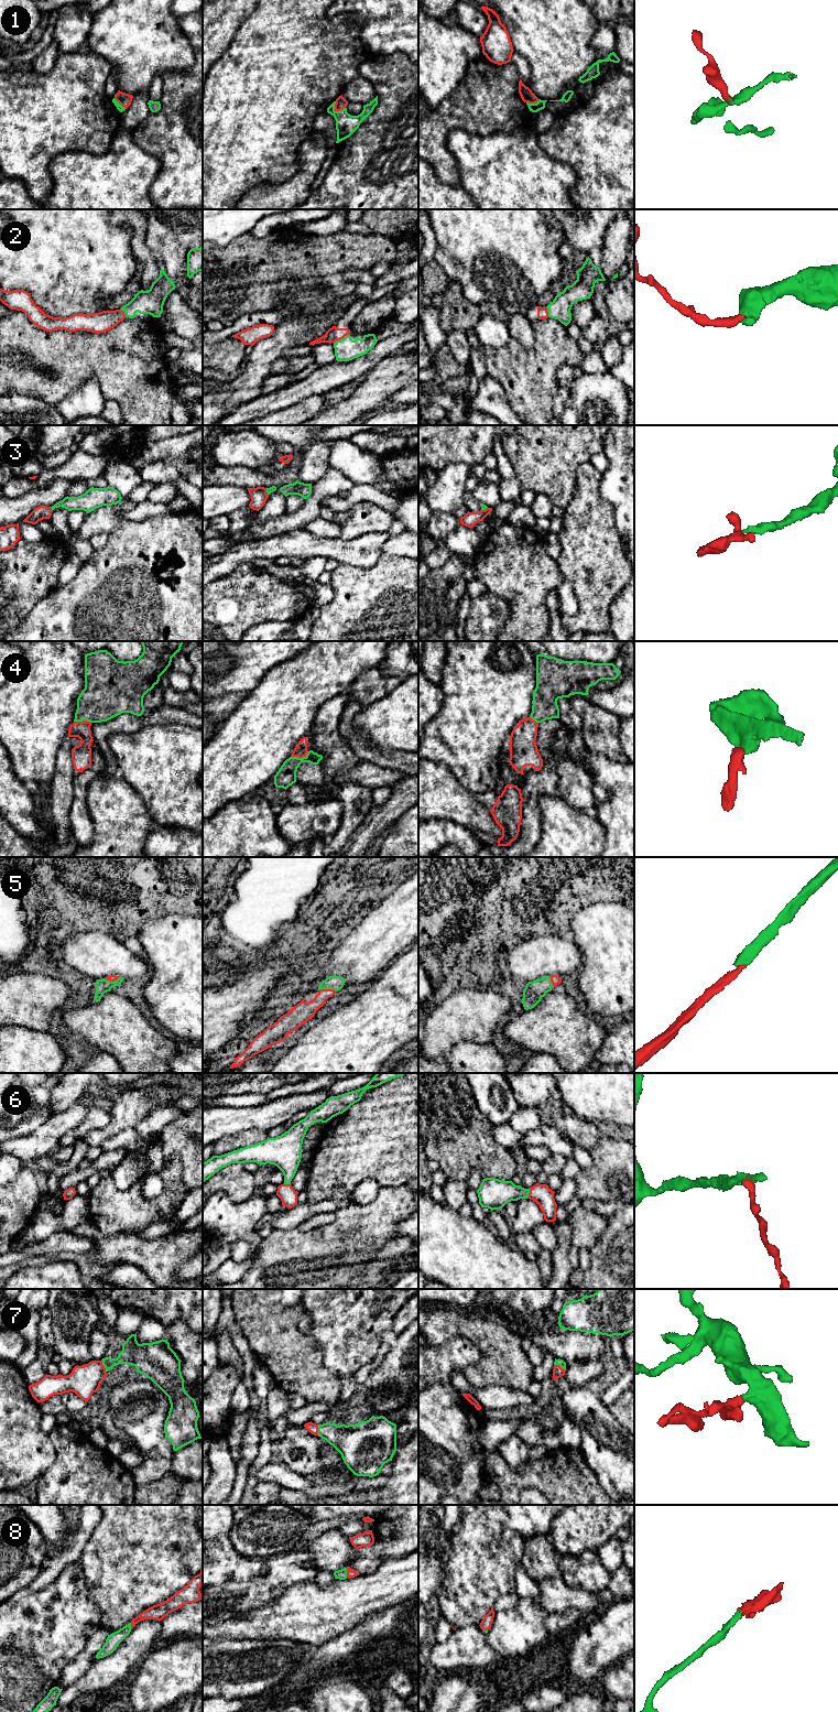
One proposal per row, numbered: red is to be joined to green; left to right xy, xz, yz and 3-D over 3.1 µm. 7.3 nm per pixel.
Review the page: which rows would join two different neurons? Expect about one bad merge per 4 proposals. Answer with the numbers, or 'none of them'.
3

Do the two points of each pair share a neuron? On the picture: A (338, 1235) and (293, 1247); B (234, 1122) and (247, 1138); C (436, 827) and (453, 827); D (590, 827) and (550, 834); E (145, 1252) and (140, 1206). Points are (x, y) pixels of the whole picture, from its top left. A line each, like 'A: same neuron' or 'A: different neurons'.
A: same neuron
B: different neurons
C: same neuron
D: same neuron
E: different neurons

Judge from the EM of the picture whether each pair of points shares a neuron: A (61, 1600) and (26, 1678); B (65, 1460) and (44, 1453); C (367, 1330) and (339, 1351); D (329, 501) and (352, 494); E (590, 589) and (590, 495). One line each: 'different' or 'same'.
A: same
B: different
C: same
D: same
E: same

